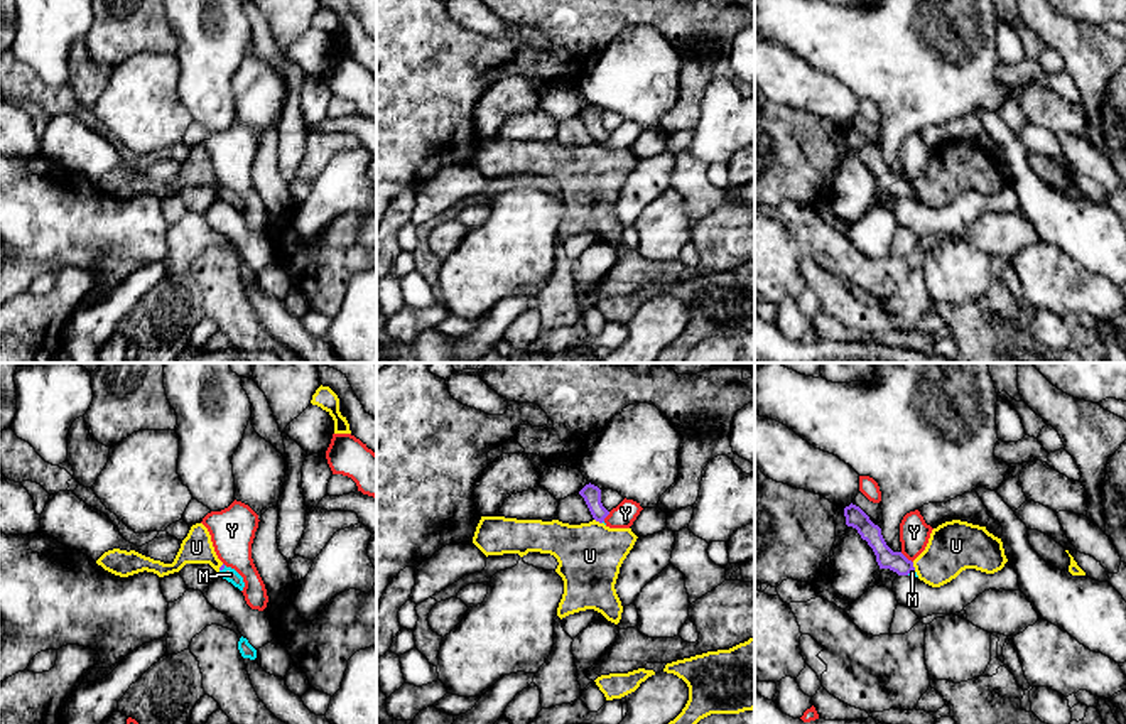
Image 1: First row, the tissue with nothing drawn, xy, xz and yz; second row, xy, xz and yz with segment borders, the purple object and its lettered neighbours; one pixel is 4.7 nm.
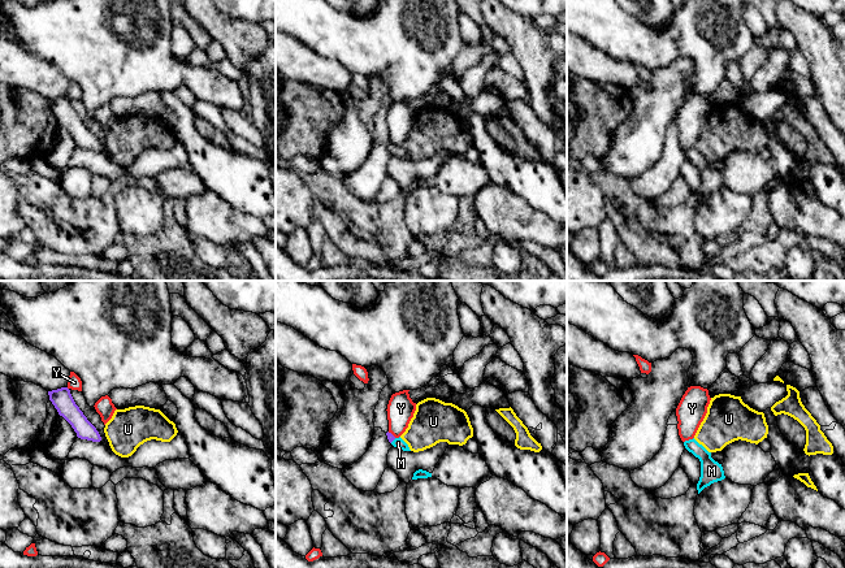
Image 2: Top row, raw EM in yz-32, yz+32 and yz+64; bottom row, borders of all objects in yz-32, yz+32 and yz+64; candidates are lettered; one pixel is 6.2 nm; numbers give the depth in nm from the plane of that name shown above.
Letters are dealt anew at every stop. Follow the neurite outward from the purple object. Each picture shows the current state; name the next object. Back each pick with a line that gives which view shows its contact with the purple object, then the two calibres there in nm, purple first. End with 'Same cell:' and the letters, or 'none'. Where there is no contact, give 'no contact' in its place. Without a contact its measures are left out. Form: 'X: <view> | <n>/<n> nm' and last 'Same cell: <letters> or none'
M: xy | 20/70 nm
Same cell: M

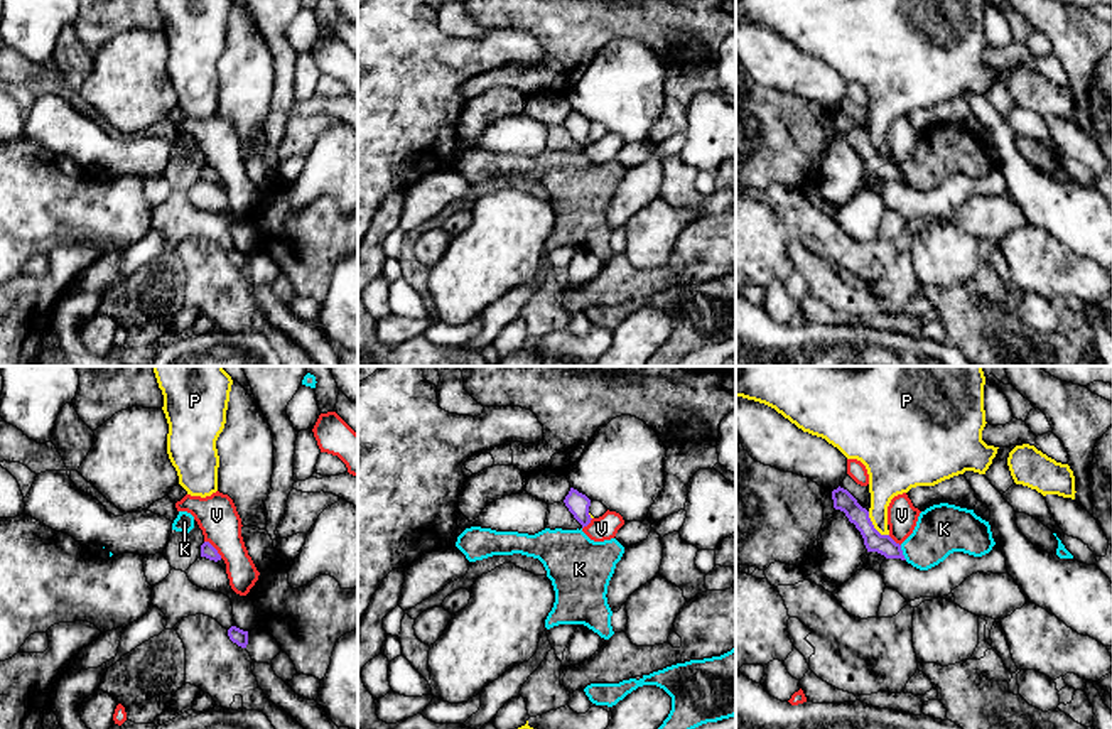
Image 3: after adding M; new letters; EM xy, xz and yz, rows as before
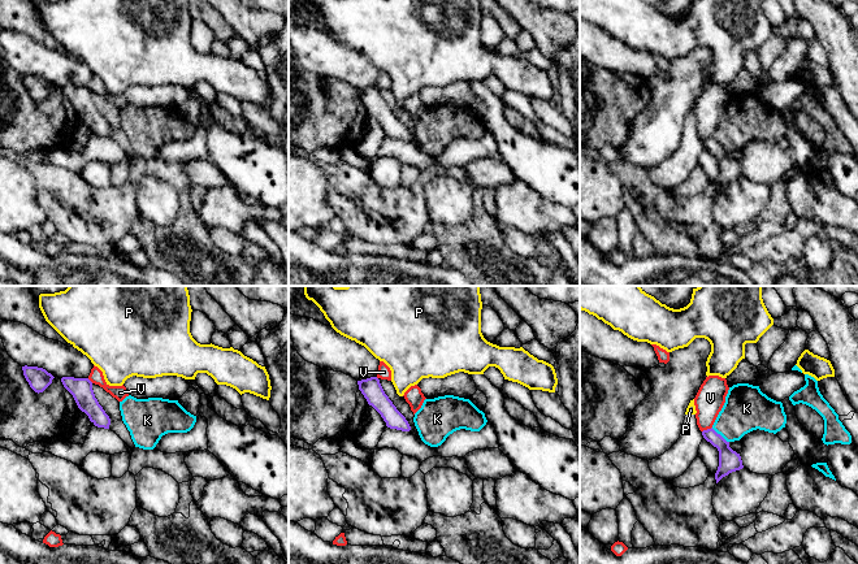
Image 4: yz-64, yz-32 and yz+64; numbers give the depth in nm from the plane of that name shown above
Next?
Same cell: none

